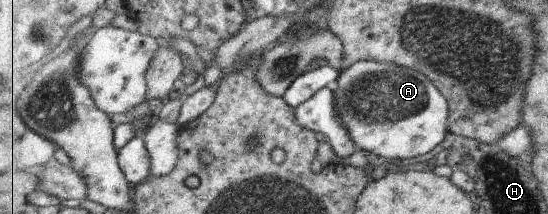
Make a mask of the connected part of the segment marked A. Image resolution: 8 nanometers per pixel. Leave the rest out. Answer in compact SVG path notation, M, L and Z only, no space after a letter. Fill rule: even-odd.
M359 60L355 62L353 66L349 68L341 69L342 76L337 80L337 83L333 87L333 92L337 96L337 110L343 118L343 122L347 124L353 140L357 142L357 150L363 150L363 152L369 152L370 155L373 155L378 160L421 160L429 156L429 152L433 152L439 144L445 142L447 139L450 130L450 118L451 118L451 109L450 102L447 100L446 95L443 94L442 90L439 90L439 87L421 70L417 68L411 68L409 66L403 67L397 62L381 62L381 60Z

